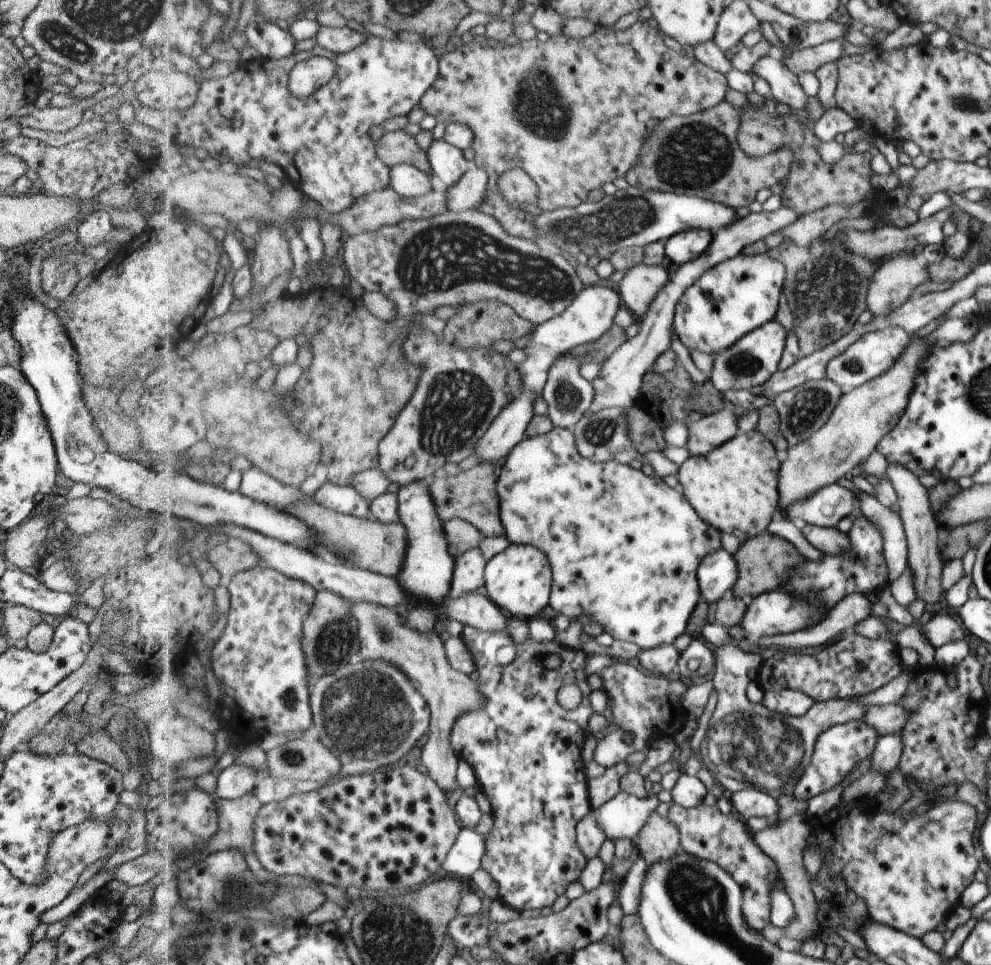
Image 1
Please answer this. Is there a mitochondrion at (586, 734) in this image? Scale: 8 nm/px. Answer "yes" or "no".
no

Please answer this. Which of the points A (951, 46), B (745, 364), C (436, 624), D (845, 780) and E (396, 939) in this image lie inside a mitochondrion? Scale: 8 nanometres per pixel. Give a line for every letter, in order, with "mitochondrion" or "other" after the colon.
A: other
B: mitochondrion
C: other
D: other
E: mitochondrion

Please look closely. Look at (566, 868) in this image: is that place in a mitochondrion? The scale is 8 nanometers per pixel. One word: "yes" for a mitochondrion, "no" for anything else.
no

